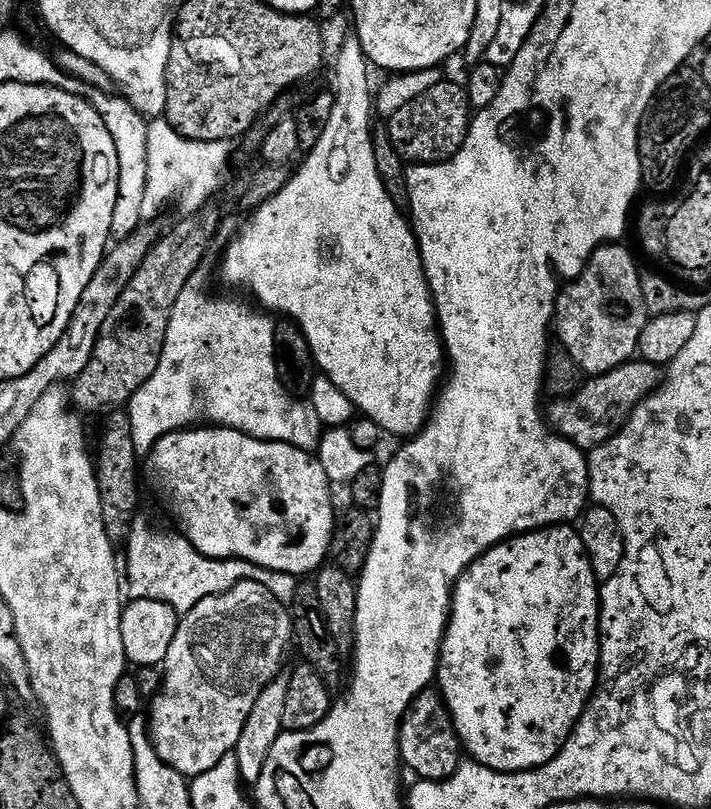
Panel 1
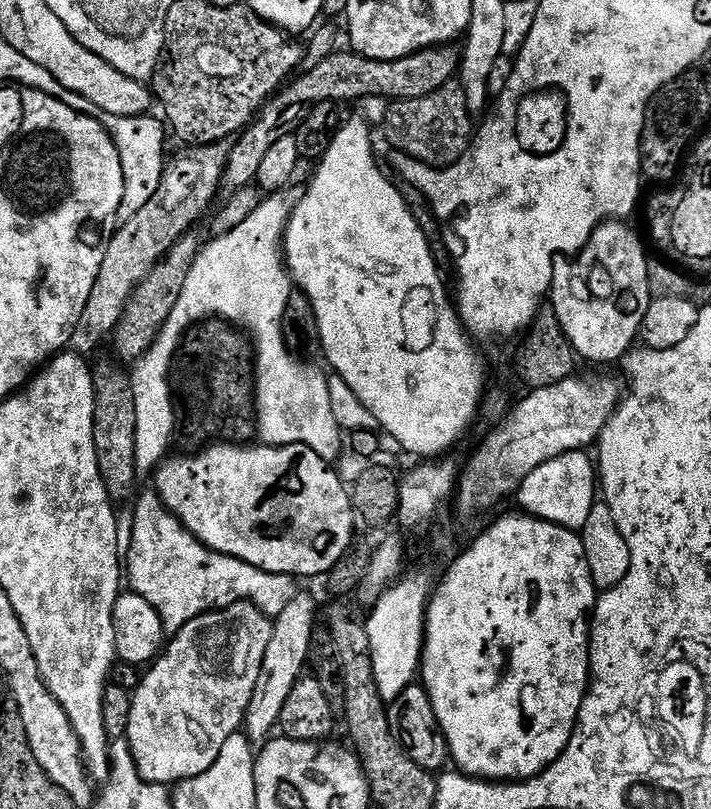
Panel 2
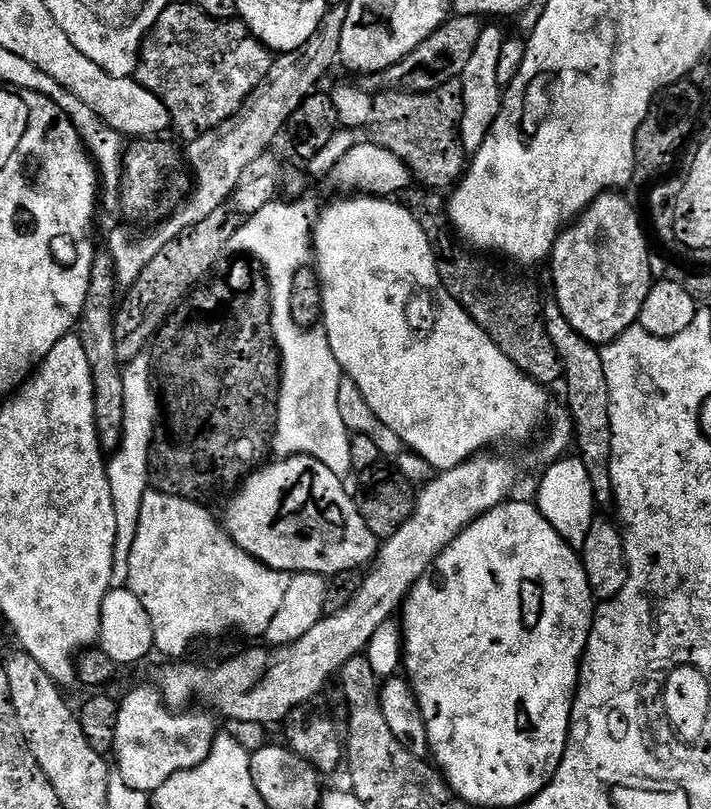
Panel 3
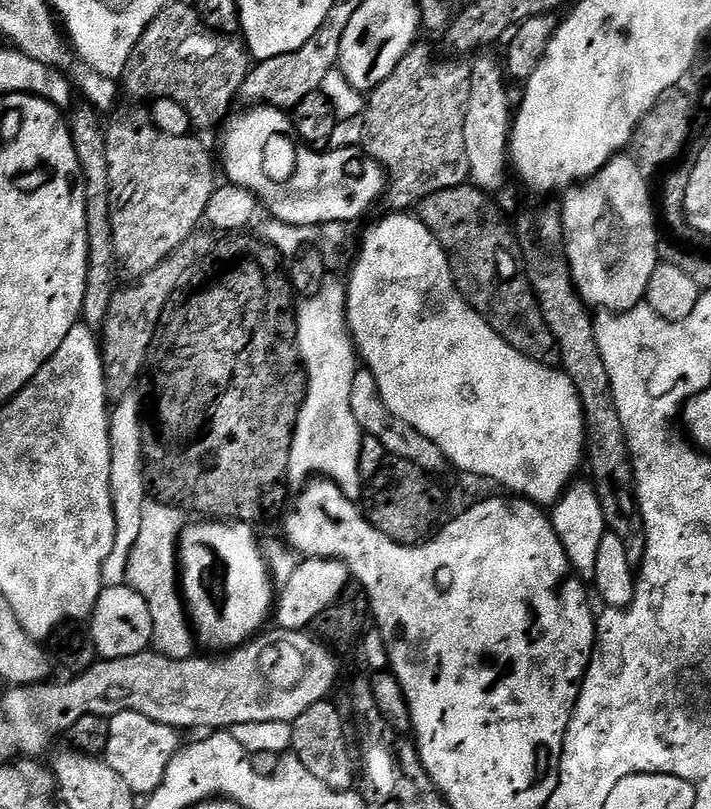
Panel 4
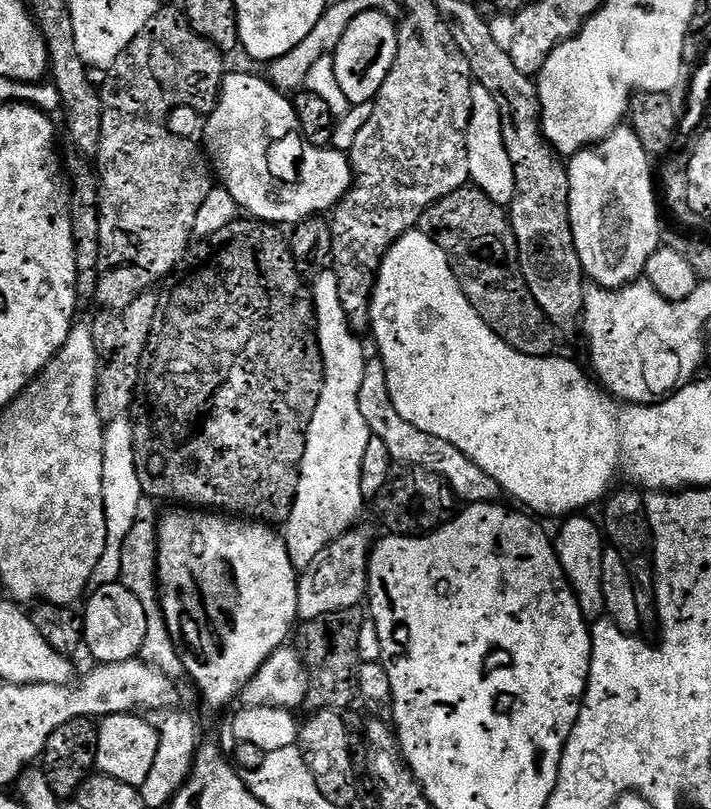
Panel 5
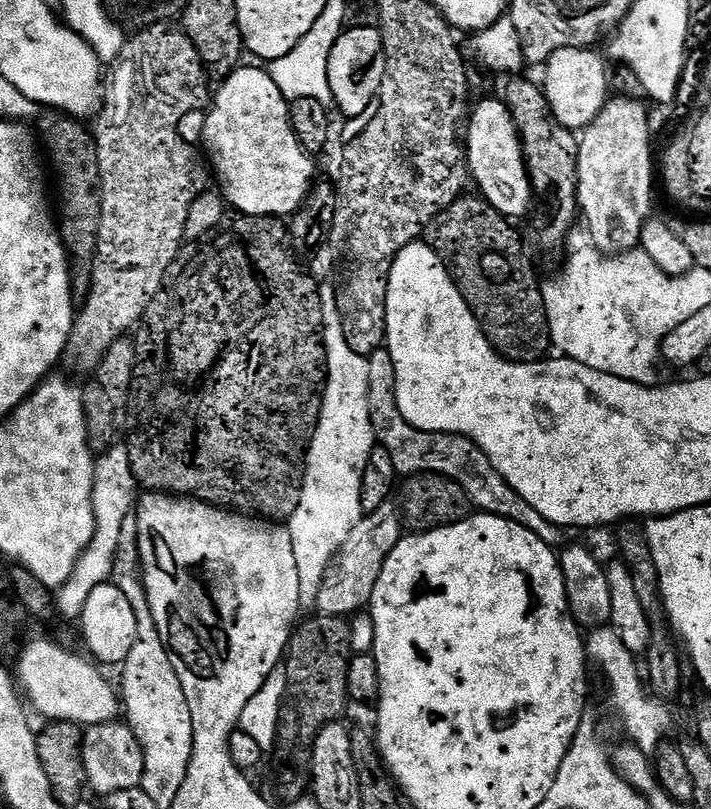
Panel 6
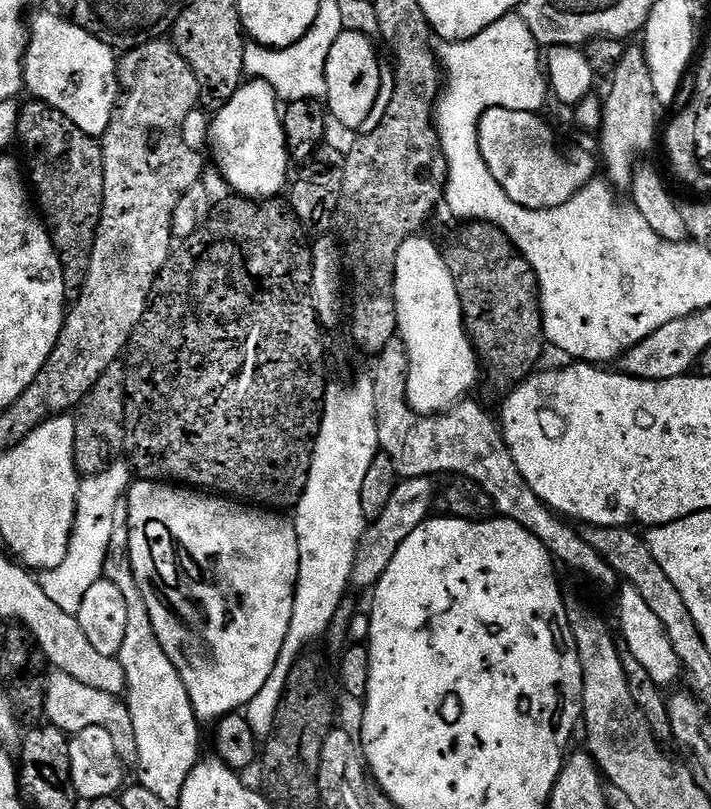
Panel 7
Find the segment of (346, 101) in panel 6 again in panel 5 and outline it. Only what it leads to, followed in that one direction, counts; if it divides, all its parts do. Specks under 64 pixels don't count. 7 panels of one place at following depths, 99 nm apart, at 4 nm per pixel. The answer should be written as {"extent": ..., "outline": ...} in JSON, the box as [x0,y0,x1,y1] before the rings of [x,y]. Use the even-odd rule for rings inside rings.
{"extent":[332,11,398,106],"outline":[[[376,11],[362,13],[350,22],[342,40],[338,42],[332,56],[334,74],[352,106],[371,105],[382,82],[386,82],[386,74],[390,74],[390,66],[394,66],[394,58],[398,54],[397,27],[397,21],[391,15]]]}

